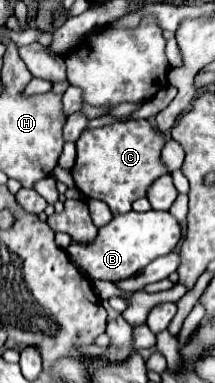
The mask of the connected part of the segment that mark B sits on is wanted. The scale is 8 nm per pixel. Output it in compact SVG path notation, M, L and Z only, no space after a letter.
M130 210L126 214L114 216L106 226L102 226L94 242L88 244L72 242L66 248L66 254L70 256L74 266L90 280L120 282L134 276L138 270L150 264L150 260L172 252L178 240L180 240L180 226L168 212L148 210L144 214L138 214Z

